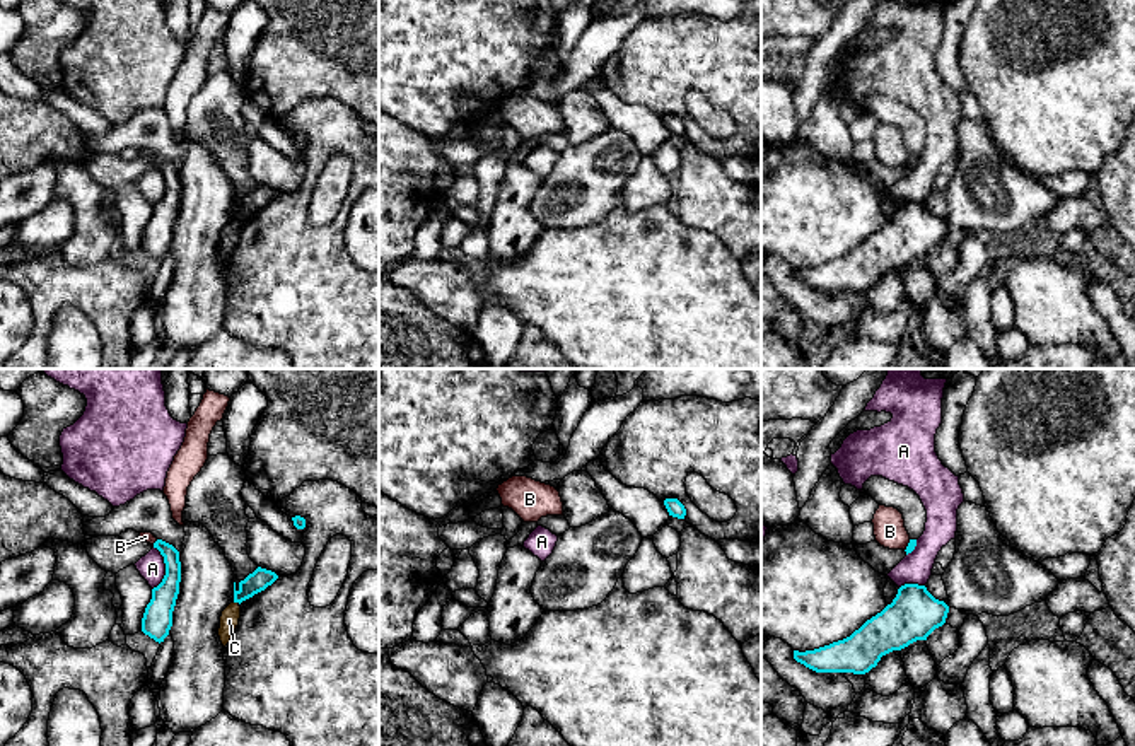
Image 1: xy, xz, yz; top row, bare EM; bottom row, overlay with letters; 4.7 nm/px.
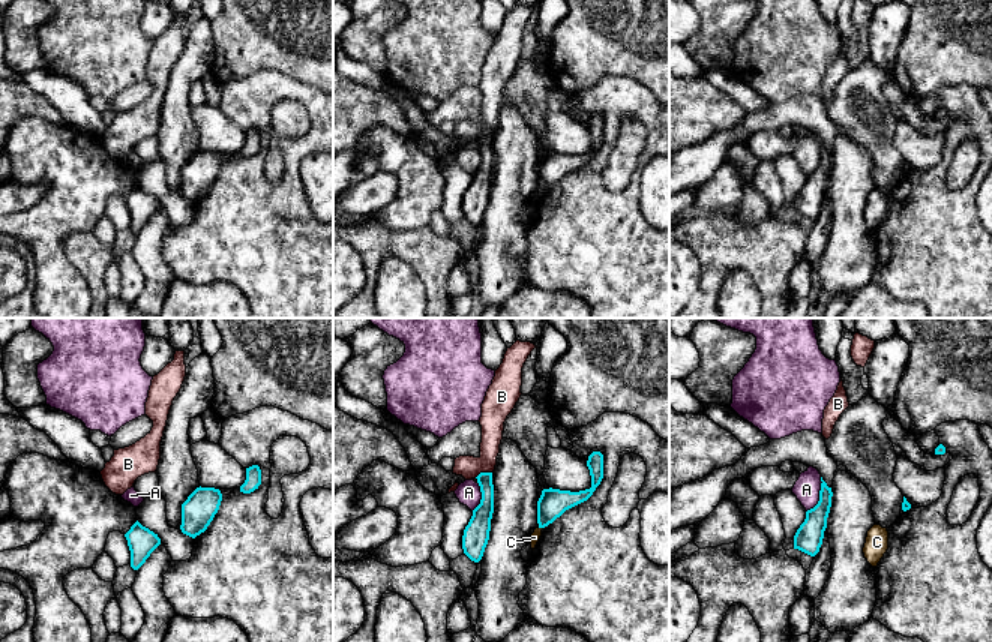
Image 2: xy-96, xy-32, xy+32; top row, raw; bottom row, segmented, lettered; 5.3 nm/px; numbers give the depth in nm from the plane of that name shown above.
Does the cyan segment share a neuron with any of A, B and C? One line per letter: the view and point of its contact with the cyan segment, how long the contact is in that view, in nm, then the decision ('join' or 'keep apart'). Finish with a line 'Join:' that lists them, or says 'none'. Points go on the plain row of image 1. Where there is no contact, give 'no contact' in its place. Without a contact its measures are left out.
A: contact xy (166, 186); length 200 nm; keep apart
B: contact yz (908, 163); length 60 nm; keep apart
C: contact xy (238, 219); length 30 nm; keep apart
Join: none

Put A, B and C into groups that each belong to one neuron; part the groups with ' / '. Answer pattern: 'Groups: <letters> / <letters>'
Groups: A / B / C

